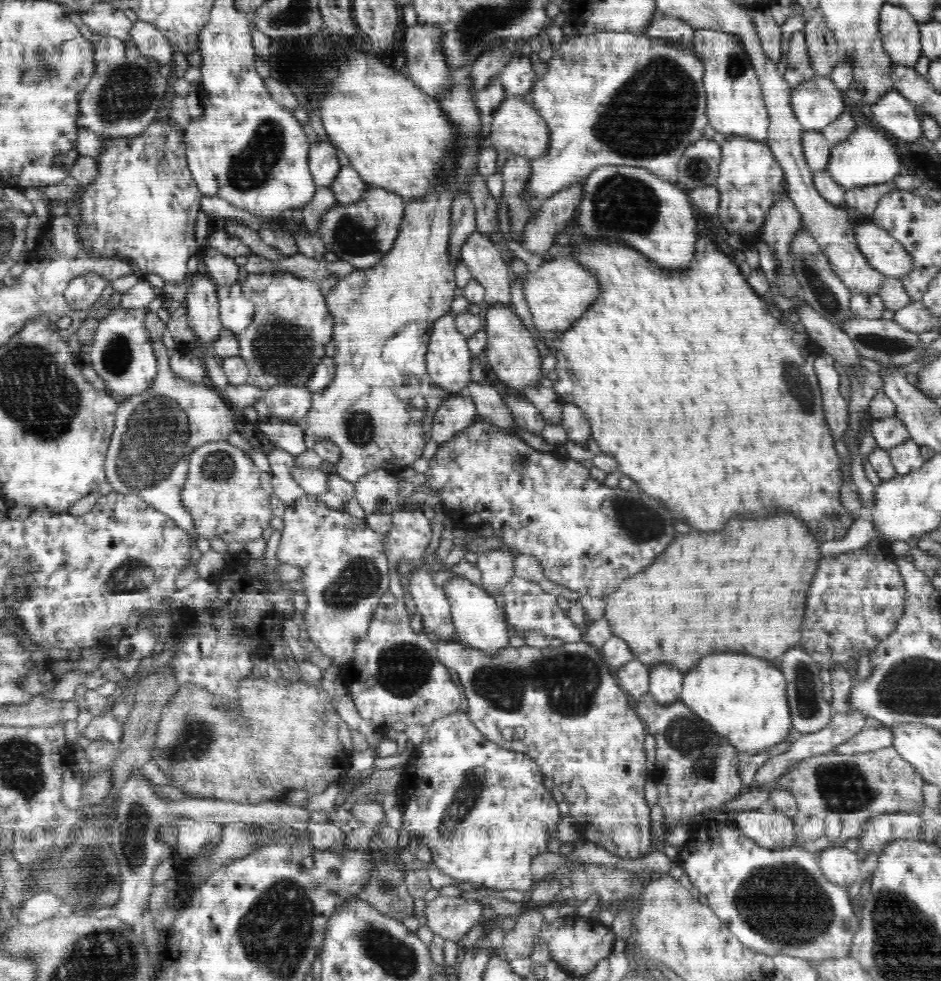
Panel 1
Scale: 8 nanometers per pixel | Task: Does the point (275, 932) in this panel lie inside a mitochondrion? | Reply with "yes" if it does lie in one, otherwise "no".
yes

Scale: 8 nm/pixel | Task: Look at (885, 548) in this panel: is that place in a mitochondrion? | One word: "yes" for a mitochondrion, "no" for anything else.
no

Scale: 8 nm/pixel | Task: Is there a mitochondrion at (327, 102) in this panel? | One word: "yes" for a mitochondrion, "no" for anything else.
no

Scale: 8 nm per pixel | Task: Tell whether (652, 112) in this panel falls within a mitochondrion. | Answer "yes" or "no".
yes

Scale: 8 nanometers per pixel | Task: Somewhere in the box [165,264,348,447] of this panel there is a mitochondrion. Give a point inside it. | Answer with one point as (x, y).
(282, 349)

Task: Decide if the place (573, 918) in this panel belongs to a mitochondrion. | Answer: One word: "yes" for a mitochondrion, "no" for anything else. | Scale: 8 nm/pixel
no

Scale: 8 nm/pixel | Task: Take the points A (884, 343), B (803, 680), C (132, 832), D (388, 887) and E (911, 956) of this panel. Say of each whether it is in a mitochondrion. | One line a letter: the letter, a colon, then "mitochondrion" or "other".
A: mitochondrion
B: mitochondrion
C: mitochondrion
D: mitochondrion
E: mitochondrion

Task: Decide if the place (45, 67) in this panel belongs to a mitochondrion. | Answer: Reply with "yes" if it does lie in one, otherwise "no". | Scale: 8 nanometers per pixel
yes

